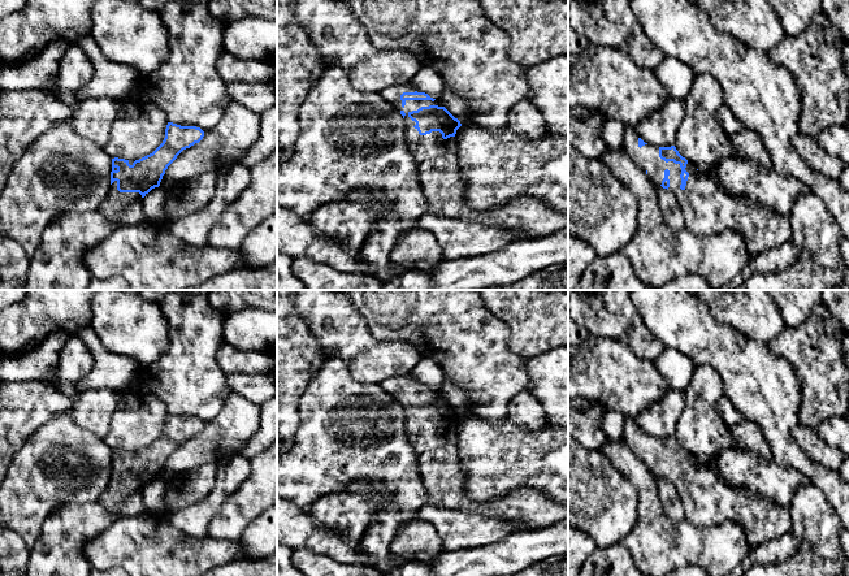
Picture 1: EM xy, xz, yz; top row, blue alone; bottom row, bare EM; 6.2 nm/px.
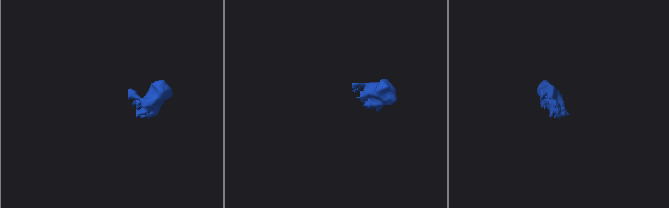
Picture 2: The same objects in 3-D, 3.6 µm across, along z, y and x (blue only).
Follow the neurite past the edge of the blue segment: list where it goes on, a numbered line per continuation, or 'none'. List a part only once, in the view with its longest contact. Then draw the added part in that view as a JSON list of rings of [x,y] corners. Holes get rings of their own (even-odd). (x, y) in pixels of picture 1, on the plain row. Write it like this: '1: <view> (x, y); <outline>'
1: xz (437, 451); [[[407,373],[386,378],[380,384],[380,386],[395,400],[398,400],[399,403],[403,402],[406,404],[404,428],[408,441],[413,446],[413,450],[417,455],[420,475],[423,478],[424,488],[428,493],[429,504],[436,504],[445,508],[459,508],[469,514],[503,519],[506,521],[515,521],[520,527],[519,532],[547,528],[564,519],[568,519],[568,506],[560,504],[547,497],[545,493],[532,488],[520,488],[512,490],[504,497],[490,502],[477,502],[471,499],[465,491],[465,475],[462,471],[462,462],[459,458],[455,429],[450,428],[447,430],[443,430],[439,423],[432,423],[430,425],[420,426],[417,420],[413,419],[416,413],[408,408],[410,403],[417,402],[421,398],[443,398],[443,395],[441,394],[441,391],[406,391],[406,397],[403,398],[400,386],[403,384],[415,382],[416,381],[412,378],[411,373]]]

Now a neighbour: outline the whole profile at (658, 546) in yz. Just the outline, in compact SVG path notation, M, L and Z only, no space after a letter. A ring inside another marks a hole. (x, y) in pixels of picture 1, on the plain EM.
M608 439L601 451L638 493L636 525L620 542L645 576L667 576L689 566L699 566L710 576L732 576L753 550L735 521L696 527L686 519L670 520L654 475L624 442Z

